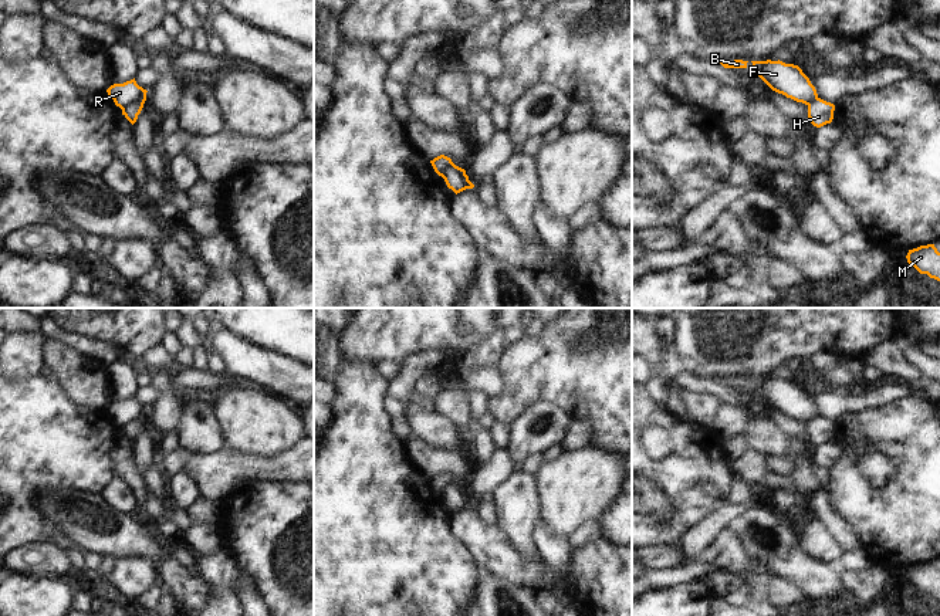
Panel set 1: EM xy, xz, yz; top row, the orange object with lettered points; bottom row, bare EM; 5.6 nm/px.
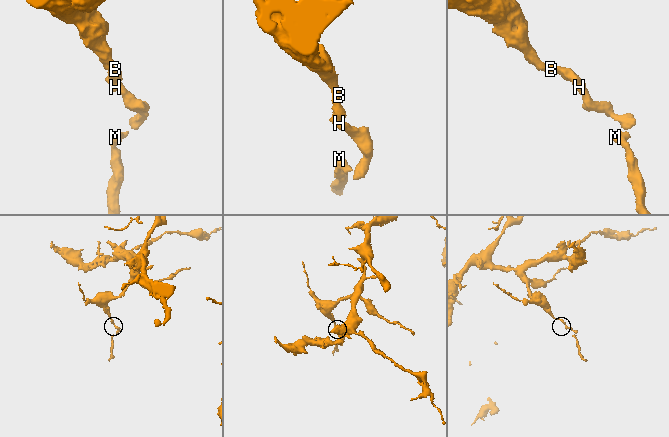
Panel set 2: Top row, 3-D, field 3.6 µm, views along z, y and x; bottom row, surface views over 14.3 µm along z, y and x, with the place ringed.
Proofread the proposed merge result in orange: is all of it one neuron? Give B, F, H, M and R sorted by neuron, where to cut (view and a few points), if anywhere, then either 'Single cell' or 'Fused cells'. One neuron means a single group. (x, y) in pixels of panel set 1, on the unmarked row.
Groups: B F R / H M. Split along xy (142, 420), (134, 420), (122, 427). Fused cells

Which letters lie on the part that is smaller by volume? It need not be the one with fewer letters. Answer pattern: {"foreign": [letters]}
{"foreign": ["H", "M"]}

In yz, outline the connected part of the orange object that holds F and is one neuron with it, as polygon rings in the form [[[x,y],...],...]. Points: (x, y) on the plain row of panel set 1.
[[[751,379],[755,392],[775,410],[809,423],[818,416],[815,405],[798,383],[782,379]]]

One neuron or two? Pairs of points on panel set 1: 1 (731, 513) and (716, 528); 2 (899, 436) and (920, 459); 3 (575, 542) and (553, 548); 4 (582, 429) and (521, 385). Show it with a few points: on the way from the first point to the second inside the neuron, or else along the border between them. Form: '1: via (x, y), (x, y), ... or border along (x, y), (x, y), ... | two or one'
1: via (727, 515), (719, 524) | one
2: via (905, 442), (916, 453) | one
3: border along (567, 540), (571, 550) | two
4: border along (571, 422), (584, 420), (587, 423), (588, 444) | two

